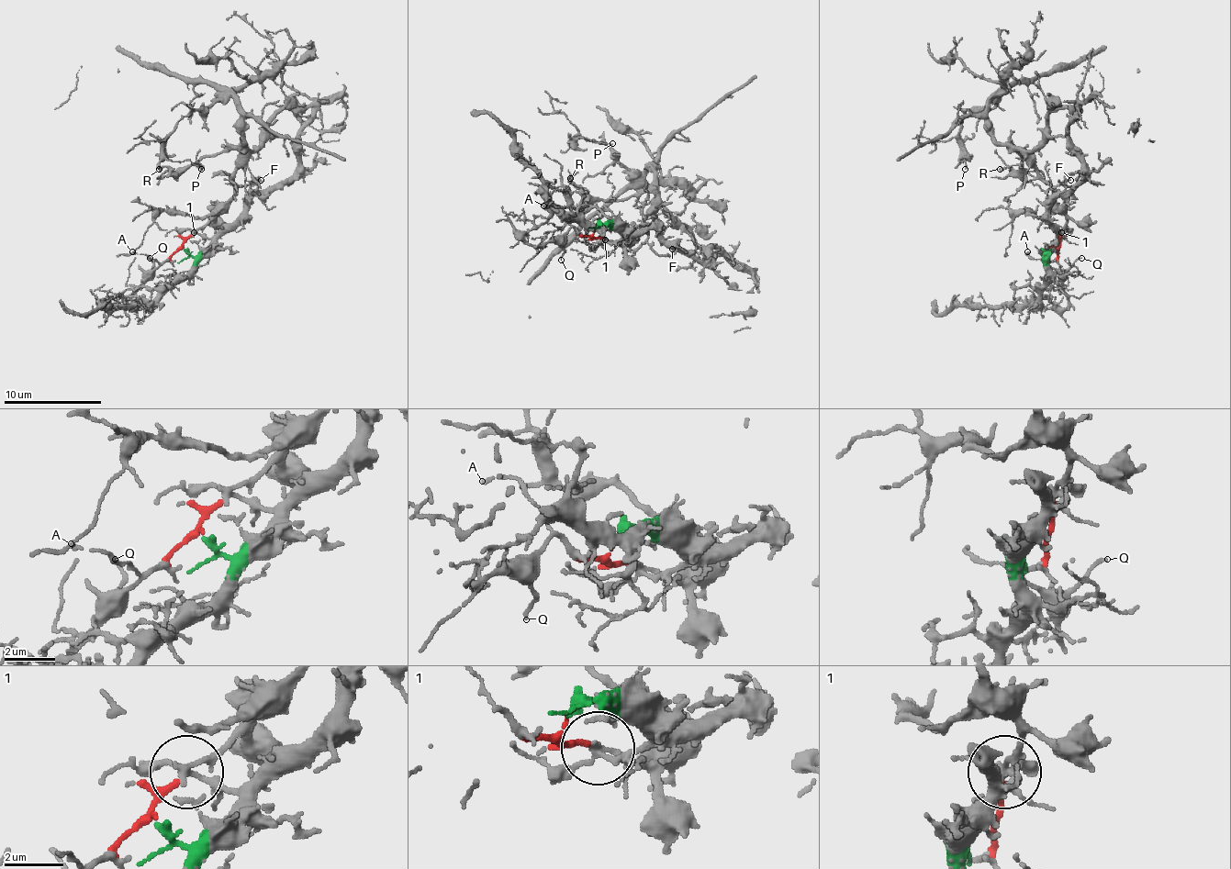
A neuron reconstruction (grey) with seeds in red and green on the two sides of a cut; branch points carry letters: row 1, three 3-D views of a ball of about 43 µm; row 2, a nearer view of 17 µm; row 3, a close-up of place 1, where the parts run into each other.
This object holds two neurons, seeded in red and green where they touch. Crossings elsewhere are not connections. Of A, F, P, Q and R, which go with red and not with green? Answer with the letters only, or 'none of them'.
A, P, Q, R

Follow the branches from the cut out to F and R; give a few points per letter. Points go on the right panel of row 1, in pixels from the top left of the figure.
F: (1050, 250), (1045, 254), (1055, 239), (1050, 204), (1069, 179)
R: (1050, 247), (1059, 245), (1067, 211), (1018, 147), (1013, 150), (1021, 167), (1016, 172), (999, 169)

